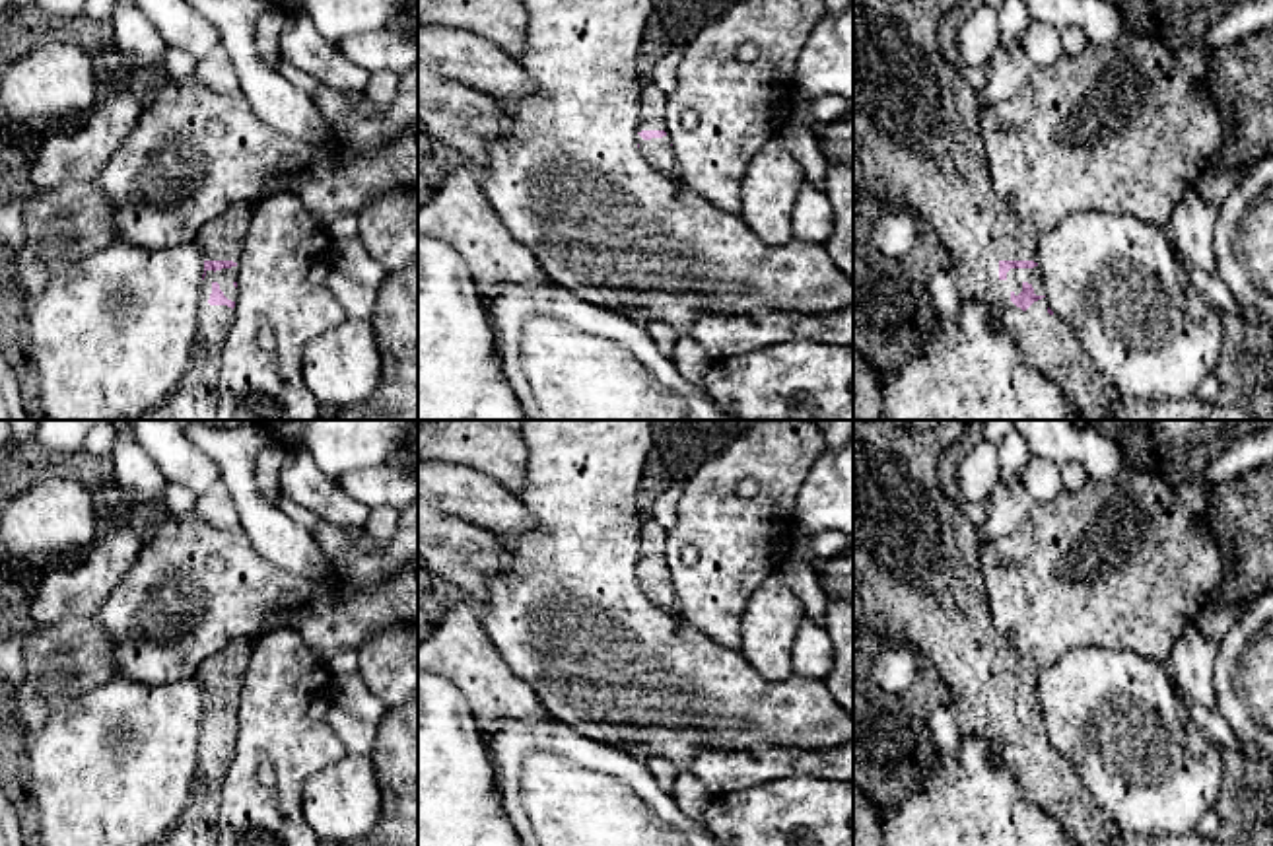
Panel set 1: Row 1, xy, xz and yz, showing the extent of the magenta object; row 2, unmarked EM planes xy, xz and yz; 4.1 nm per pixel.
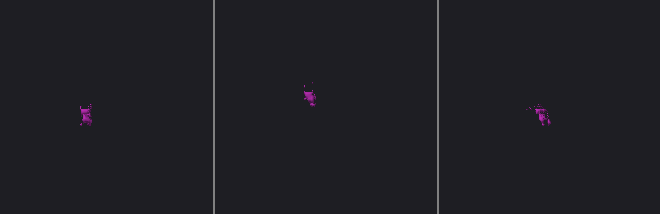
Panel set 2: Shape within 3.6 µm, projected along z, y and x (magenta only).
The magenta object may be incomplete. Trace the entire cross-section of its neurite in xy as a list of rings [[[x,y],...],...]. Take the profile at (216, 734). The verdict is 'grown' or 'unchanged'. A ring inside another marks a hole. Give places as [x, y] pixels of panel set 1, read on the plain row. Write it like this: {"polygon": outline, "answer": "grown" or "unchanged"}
{"polygon": [[[237,638],[198,667],[194,677],[202,685],[204,710],[190,803],[152,846],[216,846],[222,786],[233,760],[237,735],[237,698],[249,661],[251,642]]], "answer": "grown"}

